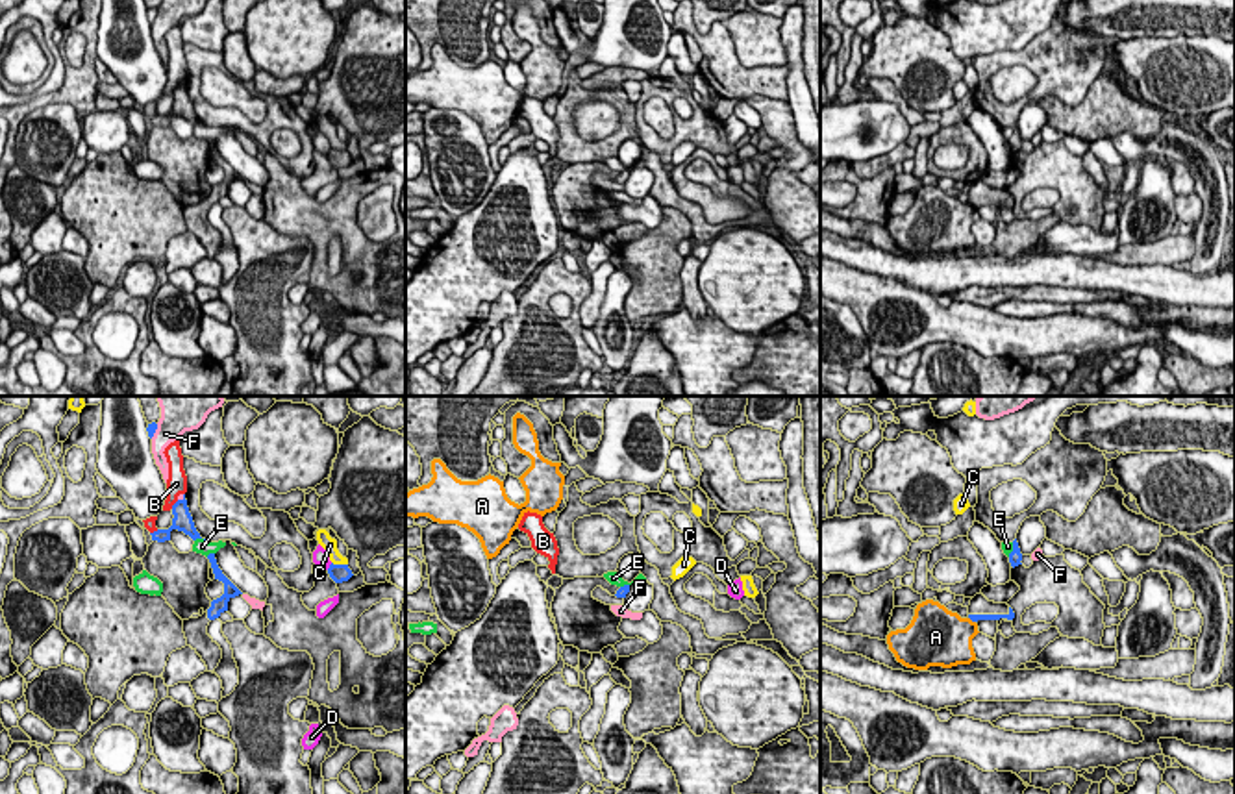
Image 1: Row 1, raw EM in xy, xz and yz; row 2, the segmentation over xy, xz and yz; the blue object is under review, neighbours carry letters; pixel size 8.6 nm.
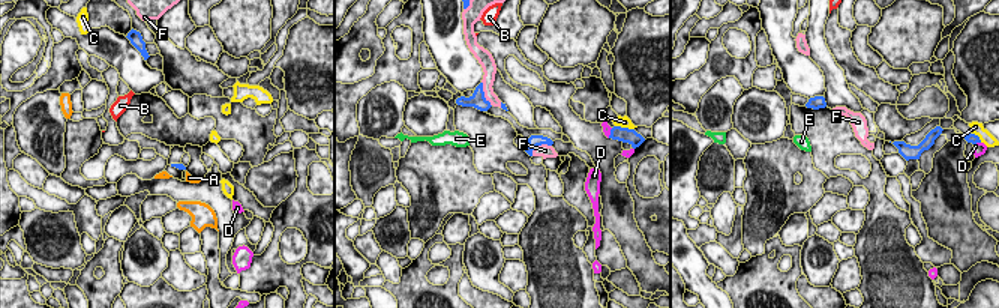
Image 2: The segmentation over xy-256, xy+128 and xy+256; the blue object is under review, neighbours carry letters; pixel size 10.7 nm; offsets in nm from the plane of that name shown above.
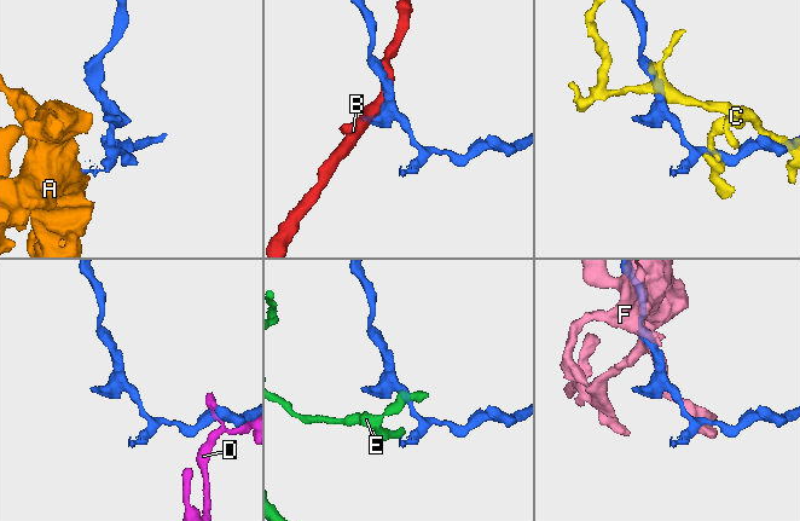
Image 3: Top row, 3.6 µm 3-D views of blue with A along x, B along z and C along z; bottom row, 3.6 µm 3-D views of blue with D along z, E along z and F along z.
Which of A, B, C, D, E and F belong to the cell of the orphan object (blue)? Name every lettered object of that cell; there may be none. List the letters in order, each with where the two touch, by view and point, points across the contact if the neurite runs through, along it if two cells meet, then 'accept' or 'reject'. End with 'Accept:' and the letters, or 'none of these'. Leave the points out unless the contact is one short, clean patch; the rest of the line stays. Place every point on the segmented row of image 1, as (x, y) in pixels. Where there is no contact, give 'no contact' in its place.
A: contact yz (973, 620); border yz (969, 617), (974, 622); reject
B: contact xy (174, 504); reject
C: contact xy (339, 565); reject
D: contact xy (330, 567); reject
E: contact xy (200, 537); border xy (195, 539), (204, 541); reject
F: contact xy (154, 432); reject
Accept: none of these

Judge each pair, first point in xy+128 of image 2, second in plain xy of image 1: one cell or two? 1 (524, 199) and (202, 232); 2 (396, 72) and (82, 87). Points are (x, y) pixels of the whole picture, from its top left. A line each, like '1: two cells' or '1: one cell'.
1: two cells
2: one cell

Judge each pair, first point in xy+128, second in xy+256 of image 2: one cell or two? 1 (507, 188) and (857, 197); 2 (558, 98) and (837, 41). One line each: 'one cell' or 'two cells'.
1: two cells
2: one cell

